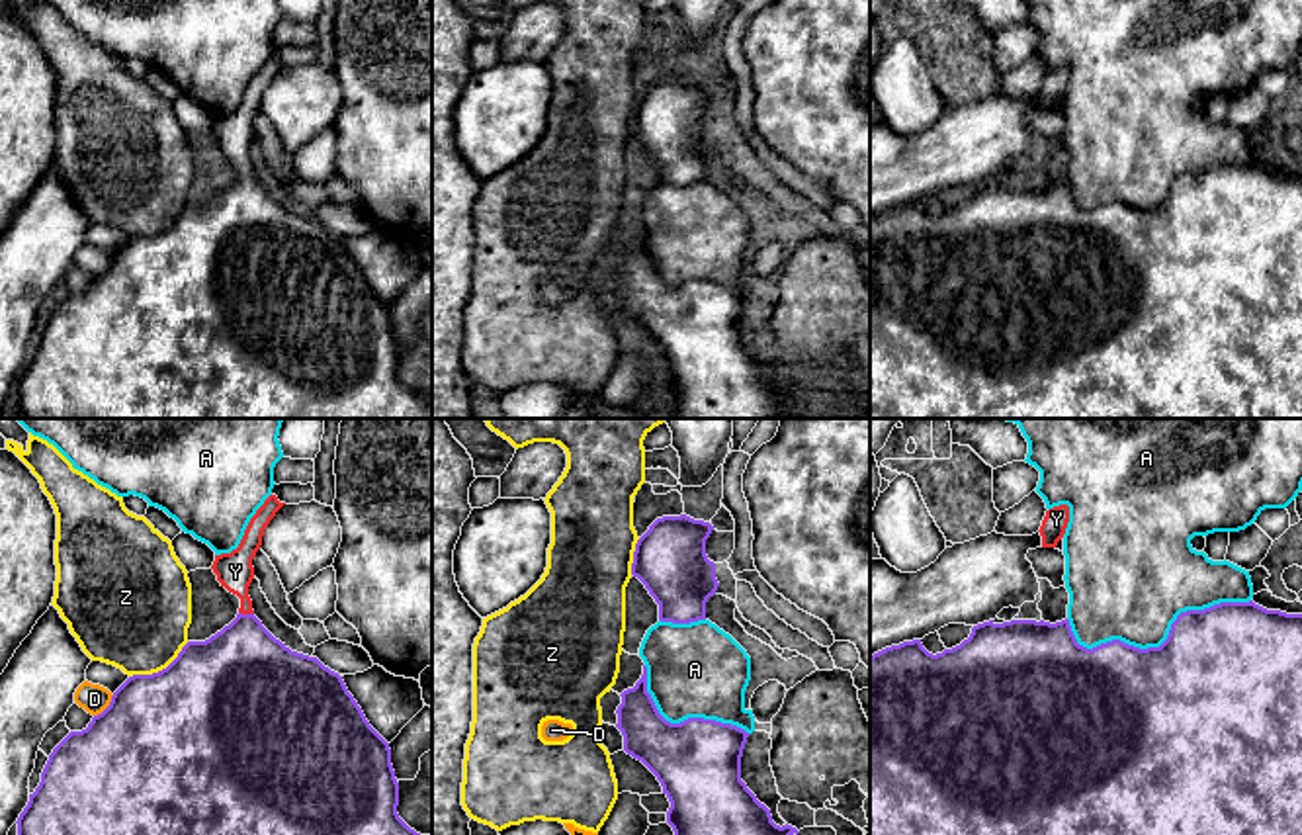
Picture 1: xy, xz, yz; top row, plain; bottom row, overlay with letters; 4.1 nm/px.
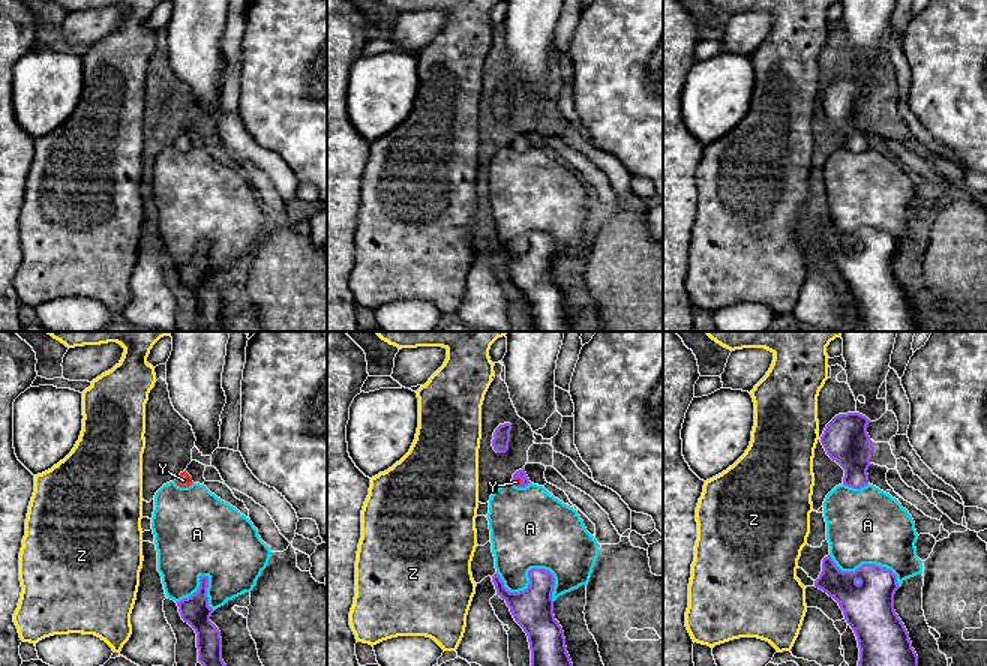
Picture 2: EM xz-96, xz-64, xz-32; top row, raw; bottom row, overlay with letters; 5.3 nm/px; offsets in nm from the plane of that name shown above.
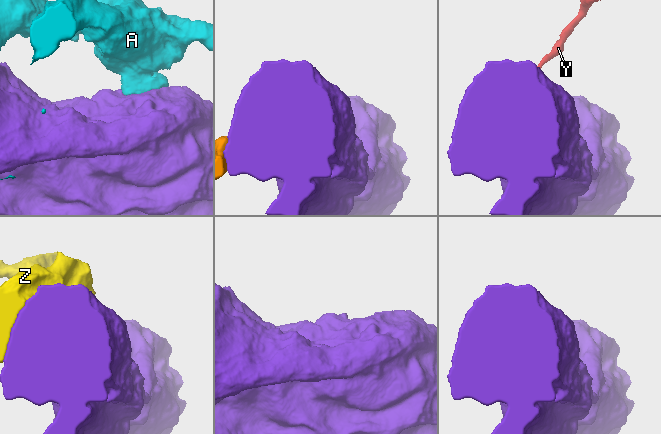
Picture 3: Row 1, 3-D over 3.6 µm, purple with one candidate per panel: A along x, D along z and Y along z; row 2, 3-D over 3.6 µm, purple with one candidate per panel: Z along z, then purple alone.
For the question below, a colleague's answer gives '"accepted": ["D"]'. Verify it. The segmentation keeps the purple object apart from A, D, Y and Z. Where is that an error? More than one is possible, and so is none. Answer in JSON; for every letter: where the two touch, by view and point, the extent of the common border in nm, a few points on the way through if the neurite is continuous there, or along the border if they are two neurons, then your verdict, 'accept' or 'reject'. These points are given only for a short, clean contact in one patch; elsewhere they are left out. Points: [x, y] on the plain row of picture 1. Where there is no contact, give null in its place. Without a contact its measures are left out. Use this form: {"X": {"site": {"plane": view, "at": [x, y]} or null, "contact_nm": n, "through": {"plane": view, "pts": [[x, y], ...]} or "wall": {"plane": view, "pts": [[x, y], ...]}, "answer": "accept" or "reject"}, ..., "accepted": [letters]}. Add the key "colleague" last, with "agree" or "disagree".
{"A": {"site": {"plane": "yz", "at": [1156, 210]}, "contact_nm": 750, "answer": "reject"}, "D": {"site": {"plane": "xy", "at": [108, 268]}, "contact_nm": 130, "answer": "reject"}, "Y": {"site": {"plane": "xy", "at": [247, 176]}, "contact_nm": 60, "through": {"plane": "xy", "pts": [[243, 237], [247, 176], [235, 133]]}, "answer": "accept"}, "Z": {"site": {"plane": "xy", "at": [159, 233]}, "contact_nm": 280, "answer": "reject"}, "accepted": ["Y"], "colleague": "disagree"}

